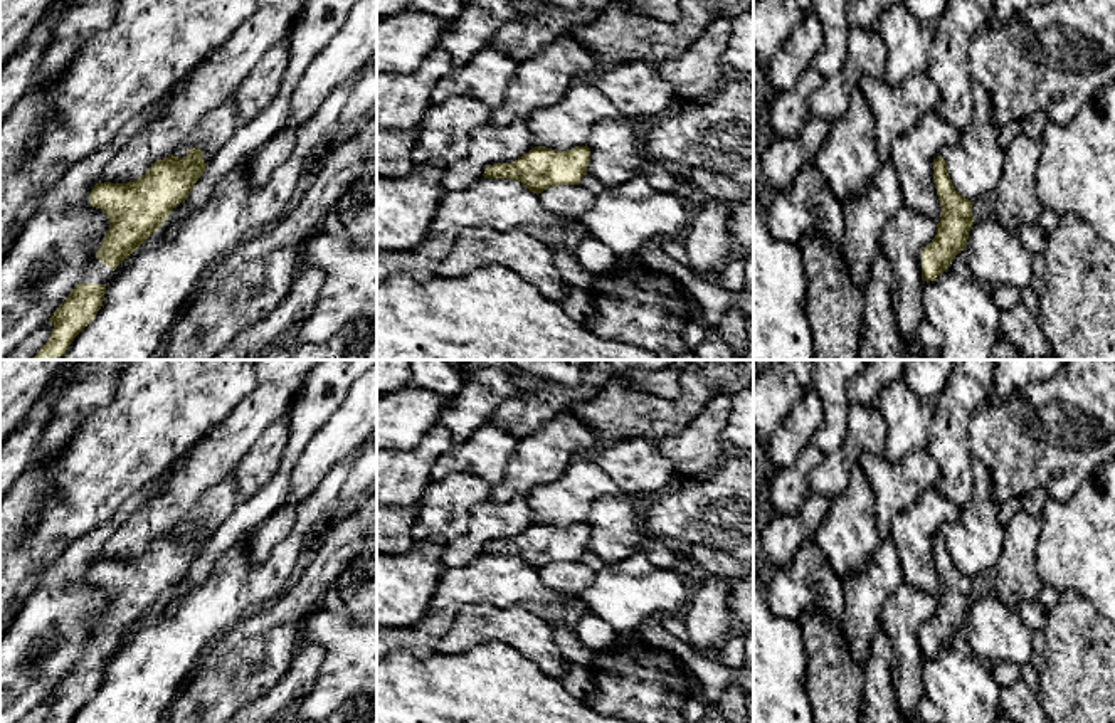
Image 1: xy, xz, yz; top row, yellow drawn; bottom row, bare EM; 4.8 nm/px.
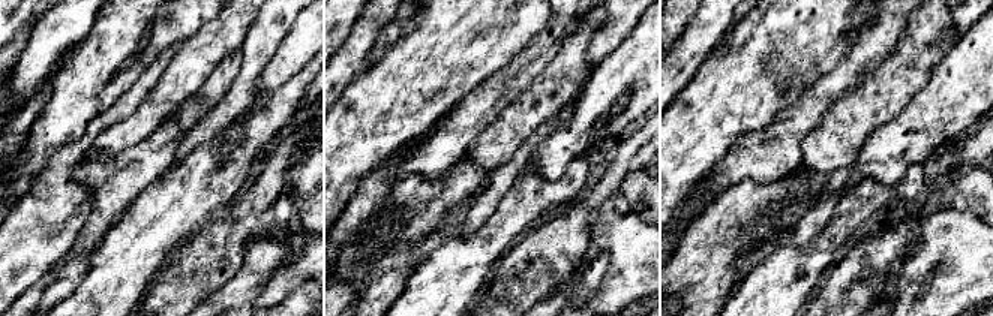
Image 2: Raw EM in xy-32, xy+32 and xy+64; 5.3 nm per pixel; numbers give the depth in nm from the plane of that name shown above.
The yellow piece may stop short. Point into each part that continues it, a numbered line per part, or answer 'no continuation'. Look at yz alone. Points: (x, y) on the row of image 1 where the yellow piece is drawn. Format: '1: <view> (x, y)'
no continuation

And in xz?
no continuation

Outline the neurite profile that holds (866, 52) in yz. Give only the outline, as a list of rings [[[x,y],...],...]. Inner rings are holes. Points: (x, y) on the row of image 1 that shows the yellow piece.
[[[849,29],[848,61],[839,76],[826,77],[809,98],[809,116],[827,118],[832,124],[848,111],[849,98],[864,76],[886,77],[888,49],[881,35],[866,29]]]

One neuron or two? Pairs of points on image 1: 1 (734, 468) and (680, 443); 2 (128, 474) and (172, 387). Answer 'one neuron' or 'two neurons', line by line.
1: two neurons
2: one neuron

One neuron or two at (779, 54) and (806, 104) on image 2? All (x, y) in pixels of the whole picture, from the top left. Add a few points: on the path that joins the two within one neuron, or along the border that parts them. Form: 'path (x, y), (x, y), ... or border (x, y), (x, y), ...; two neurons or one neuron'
border (827, 72), (797, 101), (783, 107), (773, 117); two neurons

